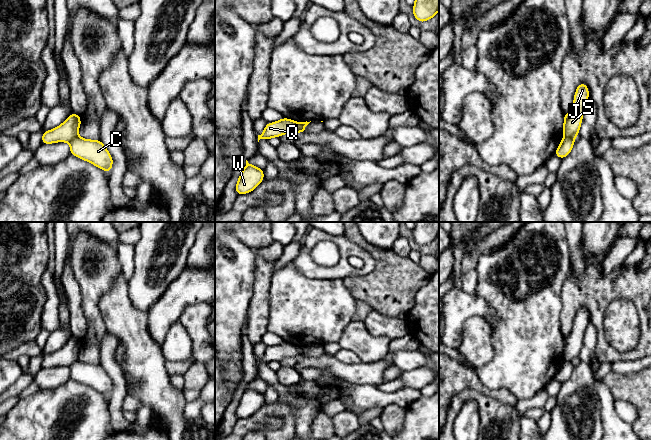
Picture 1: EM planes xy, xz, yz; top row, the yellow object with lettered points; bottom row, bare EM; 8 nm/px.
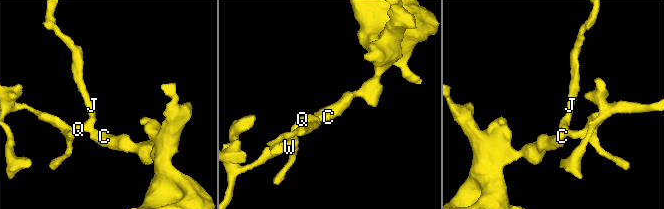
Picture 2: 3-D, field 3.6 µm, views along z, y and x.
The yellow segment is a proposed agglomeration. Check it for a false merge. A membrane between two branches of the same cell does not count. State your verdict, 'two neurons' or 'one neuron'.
two neurons

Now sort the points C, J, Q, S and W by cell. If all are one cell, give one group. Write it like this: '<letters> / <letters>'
C / J Q S W

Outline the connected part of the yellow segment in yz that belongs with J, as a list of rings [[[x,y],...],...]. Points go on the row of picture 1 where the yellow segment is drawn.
[[[581,83],[577,86],[574,102],[570,112],[564,114],[563,135],[564,138],[574,139],[578,137],[581,127],[585,105],[589,98],[588,86]]]

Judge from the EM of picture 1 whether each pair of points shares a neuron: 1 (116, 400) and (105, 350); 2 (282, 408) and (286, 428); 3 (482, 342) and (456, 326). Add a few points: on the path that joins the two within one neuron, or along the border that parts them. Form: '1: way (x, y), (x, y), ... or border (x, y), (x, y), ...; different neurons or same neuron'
1: way (117, 388), (117, 377), (108, 362); same neuron
2: way (286, 413), (286, 423); same neuron
3: border (481, 316), (464, 322), (455, 348); different neurons

